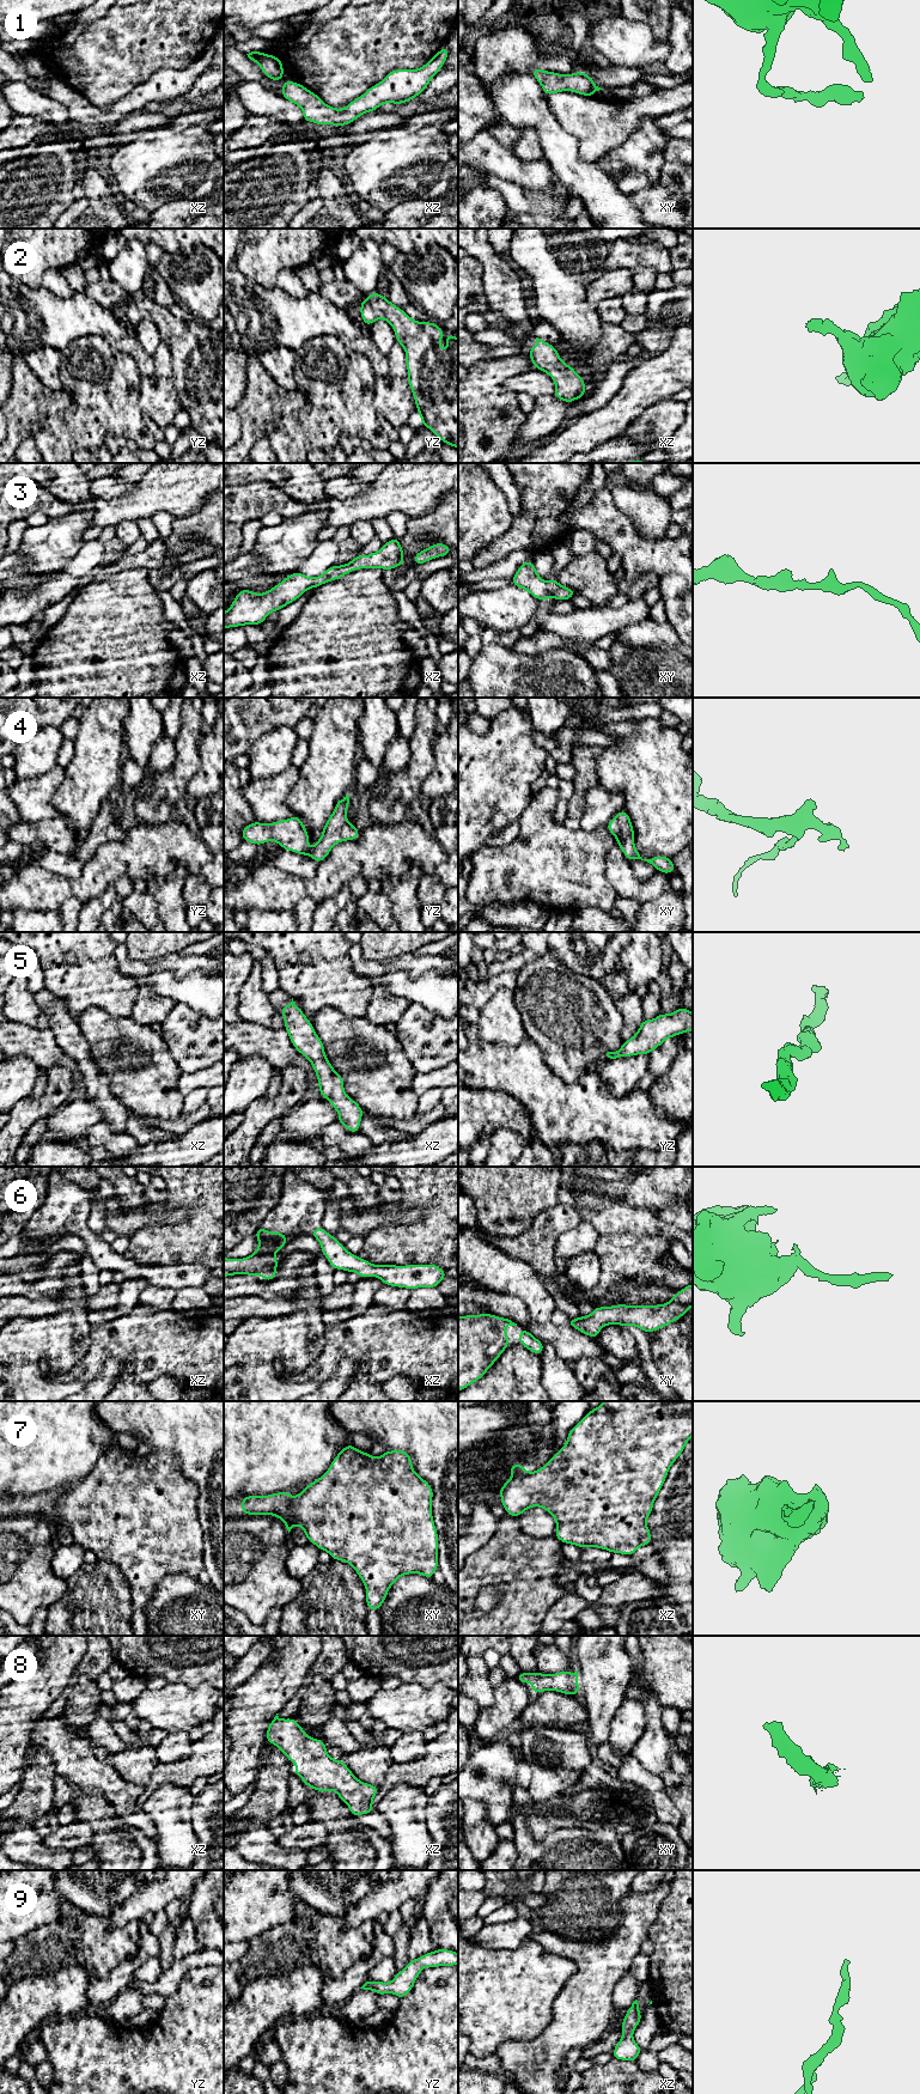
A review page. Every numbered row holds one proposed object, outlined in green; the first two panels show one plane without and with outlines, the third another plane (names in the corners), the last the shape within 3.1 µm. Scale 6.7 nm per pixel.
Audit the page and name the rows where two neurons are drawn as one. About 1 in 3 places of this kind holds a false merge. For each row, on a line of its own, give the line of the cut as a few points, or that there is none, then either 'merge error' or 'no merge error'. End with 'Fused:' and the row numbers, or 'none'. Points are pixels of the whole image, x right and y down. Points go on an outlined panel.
1: no cut | no merge error
2: no cut | no merge error
3: no cut | no merge error
4: no cut | no merge error
5: no cut | no merge error
6: no cut | no merge error
7: xy (290, 1498), (290, 1517), (281, 1519) | merge error
8: no cut | no merge error
9: no cut | no merge error
Fused: 7

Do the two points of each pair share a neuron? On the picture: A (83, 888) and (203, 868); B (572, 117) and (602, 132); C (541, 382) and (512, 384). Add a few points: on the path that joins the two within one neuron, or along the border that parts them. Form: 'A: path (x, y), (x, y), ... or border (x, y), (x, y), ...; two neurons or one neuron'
A: path (113, 860), (139, 856), (174, 856); one neuron
B: path (579, 117), (589, 119), (595, 125); one neuron
C: path (534, 383), (519, 384); one neuron

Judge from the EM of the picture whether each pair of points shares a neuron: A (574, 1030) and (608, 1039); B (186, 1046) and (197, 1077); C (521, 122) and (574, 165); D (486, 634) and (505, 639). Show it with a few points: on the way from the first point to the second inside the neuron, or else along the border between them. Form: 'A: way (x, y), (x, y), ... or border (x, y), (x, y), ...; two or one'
A: way (583, 1030), (599, 1032); one
B: border (211, 1065), (184, 1073); two
C: way (535, 122), (562, 151); one
D: way (491, 635), (500, 638); one

